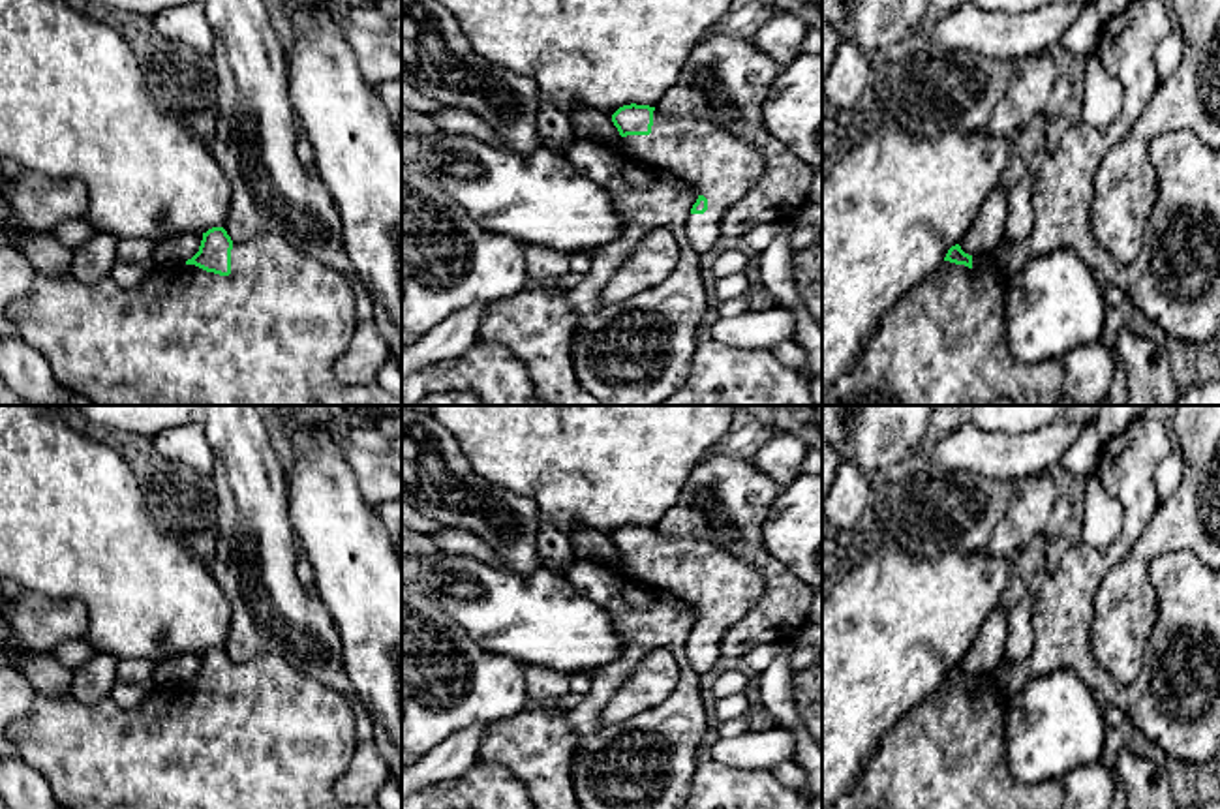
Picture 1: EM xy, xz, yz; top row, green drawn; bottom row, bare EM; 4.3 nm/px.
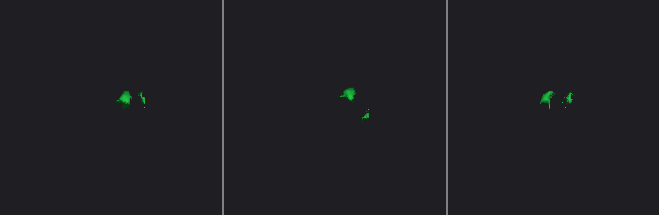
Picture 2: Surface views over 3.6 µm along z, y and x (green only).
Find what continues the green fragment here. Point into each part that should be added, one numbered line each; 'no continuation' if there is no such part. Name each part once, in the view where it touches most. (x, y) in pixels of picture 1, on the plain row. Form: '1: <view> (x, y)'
1: xy (280, 740)

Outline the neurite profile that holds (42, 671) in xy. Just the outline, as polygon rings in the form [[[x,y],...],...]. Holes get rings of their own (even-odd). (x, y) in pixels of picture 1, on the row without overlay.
[[[19,651],[13,666],[39,695],[69,700],[71,668],[58,663],[53,653]]]

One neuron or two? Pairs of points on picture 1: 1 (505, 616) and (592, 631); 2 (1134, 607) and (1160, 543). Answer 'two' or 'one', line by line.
1: one
2: one

